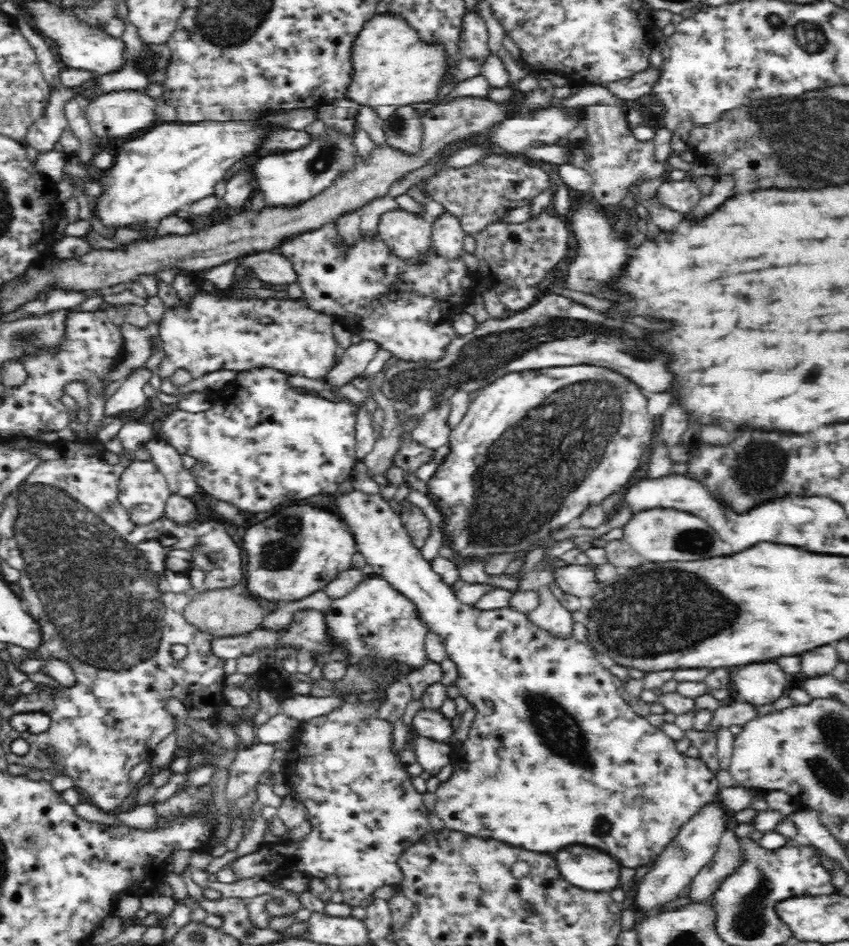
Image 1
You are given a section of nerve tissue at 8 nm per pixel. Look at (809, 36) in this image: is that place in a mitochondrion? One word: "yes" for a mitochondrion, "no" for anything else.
yes

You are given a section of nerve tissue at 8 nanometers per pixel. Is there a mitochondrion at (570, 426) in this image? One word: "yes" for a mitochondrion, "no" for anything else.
yes

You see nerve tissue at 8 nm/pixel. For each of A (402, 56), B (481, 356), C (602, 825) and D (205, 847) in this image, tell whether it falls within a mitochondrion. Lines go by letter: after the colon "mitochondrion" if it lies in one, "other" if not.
A: other
B: mitochondrion
C: mitochondrion
D: other

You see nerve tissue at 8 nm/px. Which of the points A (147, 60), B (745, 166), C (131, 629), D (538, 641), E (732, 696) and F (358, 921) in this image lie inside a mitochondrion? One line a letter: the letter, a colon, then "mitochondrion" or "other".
A: mitochondrion
B: other
C: mitochondrion
D: other
E: other
F: other

